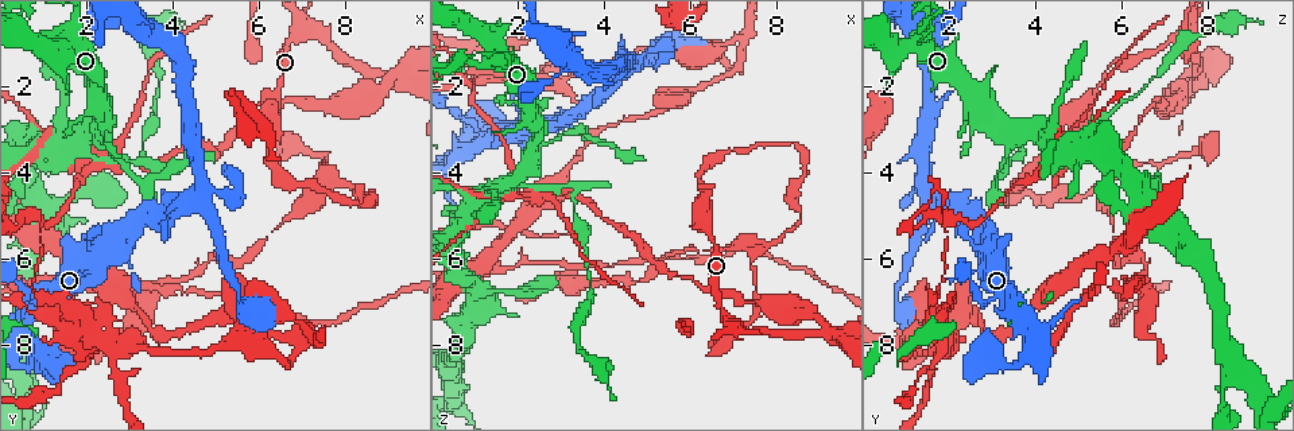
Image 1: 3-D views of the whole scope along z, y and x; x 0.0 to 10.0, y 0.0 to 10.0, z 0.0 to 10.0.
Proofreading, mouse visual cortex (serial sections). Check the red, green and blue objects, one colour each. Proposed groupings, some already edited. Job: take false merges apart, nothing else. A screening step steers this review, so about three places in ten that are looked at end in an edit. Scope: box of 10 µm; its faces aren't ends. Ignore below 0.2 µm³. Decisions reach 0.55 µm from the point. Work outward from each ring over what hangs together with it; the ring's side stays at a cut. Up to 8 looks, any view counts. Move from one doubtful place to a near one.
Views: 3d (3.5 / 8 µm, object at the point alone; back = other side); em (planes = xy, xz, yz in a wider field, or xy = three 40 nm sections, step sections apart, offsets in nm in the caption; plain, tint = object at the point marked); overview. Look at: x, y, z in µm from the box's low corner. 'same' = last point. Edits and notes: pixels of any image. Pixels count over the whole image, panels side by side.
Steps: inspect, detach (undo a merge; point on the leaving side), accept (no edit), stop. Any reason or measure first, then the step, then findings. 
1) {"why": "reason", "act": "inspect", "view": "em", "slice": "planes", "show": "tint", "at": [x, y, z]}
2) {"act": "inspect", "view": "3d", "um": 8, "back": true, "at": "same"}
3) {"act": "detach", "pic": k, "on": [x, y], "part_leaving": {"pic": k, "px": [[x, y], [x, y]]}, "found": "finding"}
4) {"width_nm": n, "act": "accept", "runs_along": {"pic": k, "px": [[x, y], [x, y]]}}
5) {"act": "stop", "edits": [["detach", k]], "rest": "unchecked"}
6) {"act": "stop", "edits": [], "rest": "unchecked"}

{"why": "a fork", "act": "inspect", "view": "3d", "um": 3.5, "at": [6.90, 0.80, 7.40]}

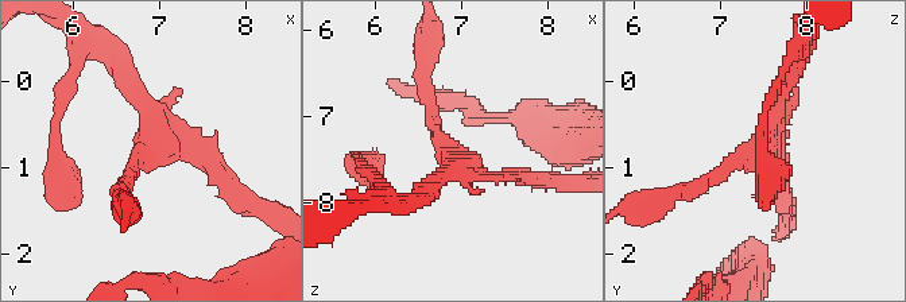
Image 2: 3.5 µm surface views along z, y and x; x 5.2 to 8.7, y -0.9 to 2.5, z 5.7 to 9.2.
{"why": "now the EM", "act": "inspect", "view": "em", "slice": "xy", "step": 3, "show": "plain", "at": [6.85, 0.85, 7.35]}

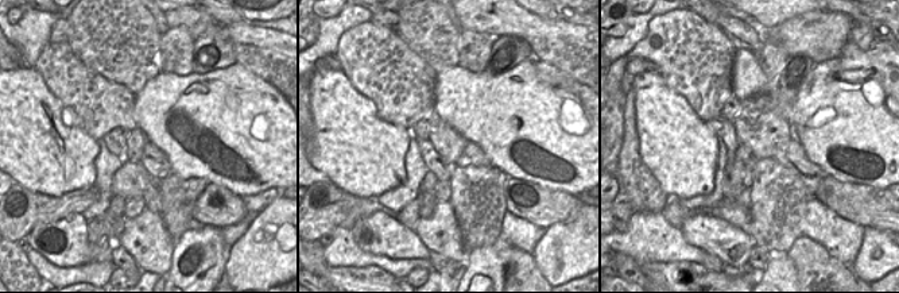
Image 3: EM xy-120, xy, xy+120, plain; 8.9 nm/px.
{"why": "with the object marked", "act": "inspect", "view": "em", "slice": "xy", "step": 3, "show": "tint", "at": "same"}

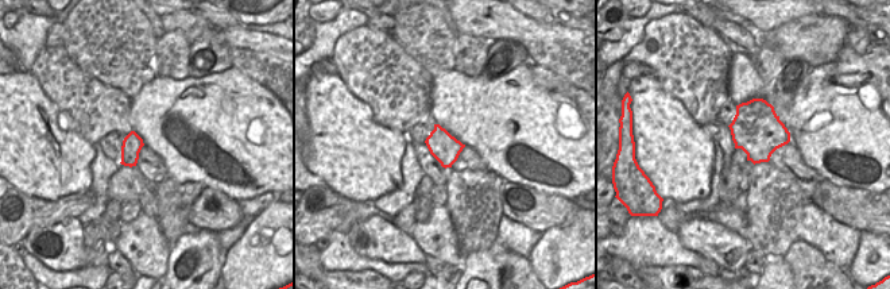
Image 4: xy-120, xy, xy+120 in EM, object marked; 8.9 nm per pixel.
{"act": "accept", "runs_along": {"pic": 2, "px": [[422, 76], [444, 146], [488, 177], [522, 177]]}, "found": "all the same cell"}

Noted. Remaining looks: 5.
{"why": "sudden change in width", "act": "inspect", "view": "3d", "um": 3.5, "at": [3.50, 2.60, 5.90]}

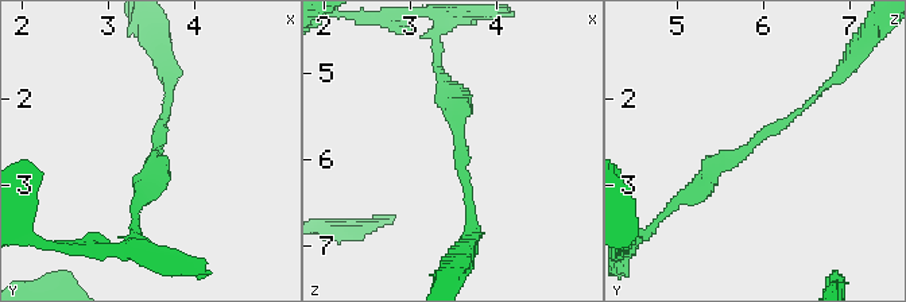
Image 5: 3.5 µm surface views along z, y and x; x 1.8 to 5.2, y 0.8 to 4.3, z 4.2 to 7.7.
{"arm_widths_nm": [100, 300], "act": "inspect", "view": "em", "slice": "xy", "step": 3, "show": "tint", "at": [3.60, 2.55, 5.85]}

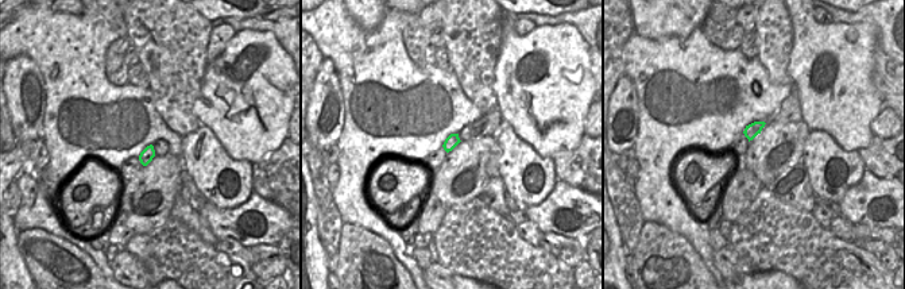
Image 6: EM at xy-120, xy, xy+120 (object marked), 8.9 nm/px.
{"act": "accept", "found": "all the same cell"}

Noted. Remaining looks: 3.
{"why": "abrupt turn", "act": "inspect", "view": "3d", "um": 3.5, "at": [8.45, 4.75, 3.40]}

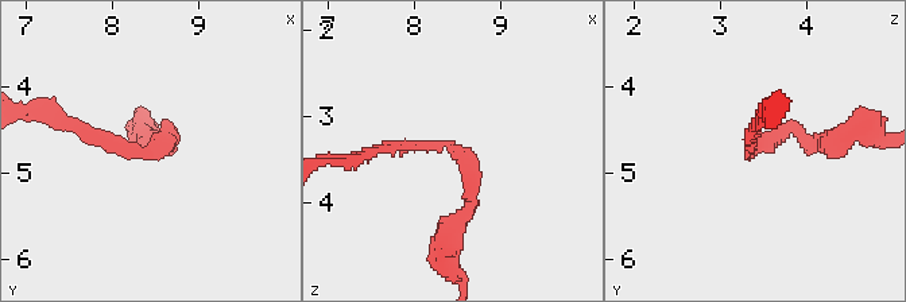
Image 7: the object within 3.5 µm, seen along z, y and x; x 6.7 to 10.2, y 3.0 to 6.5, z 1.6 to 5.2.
{"arm_widths_nm": [150, 200], "why": "shape alone is not enough", "act": "inspect", "view": "em", "slice": "xy", "step": 2, "show": "tint", "at": [8.40, 4.70, 3.35]}

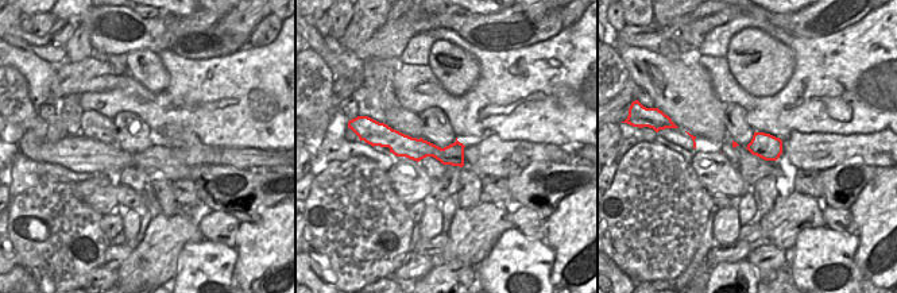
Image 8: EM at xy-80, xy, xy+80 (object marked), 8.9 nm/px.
{"act": "accept", "runs_along": {"pic": 8, "px": [[389, 139], [453, 155], [460, 162]]}, "found": "all the same cell"}

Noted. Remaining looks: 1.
{"act": "stop", "edits": [], "rest": "unchecked"}

